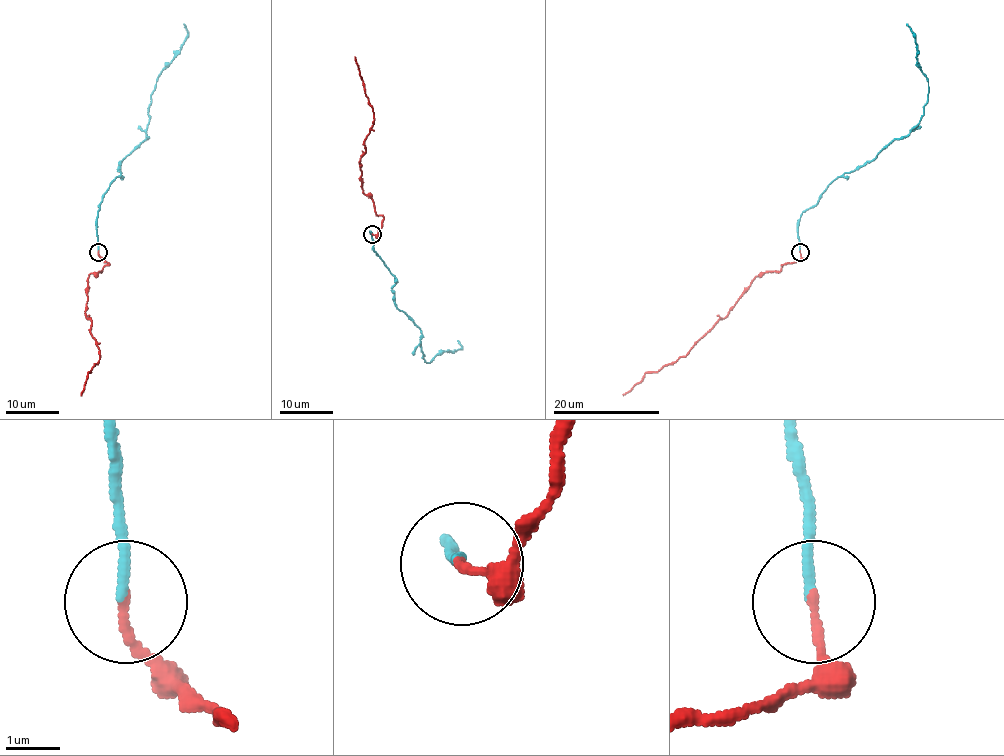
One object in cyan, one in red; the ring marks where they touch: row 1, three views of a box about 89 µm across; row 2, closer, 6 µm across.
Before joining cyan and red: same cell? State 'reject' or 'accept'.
reject

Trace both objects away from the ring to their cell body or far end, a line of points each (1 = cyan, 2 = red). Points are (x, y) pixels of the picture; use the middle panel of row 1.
1: (373, 234), (373, 249), (395, 279), (394, 303), (419, 329), (424, 362), (455, 351), (462, 346), (458, 340)
2: (373, 234), (381, 228), (383, 217), (375, 213), (373, 200), (362, 189), (359, 159), (374, 119), (354, 57)

